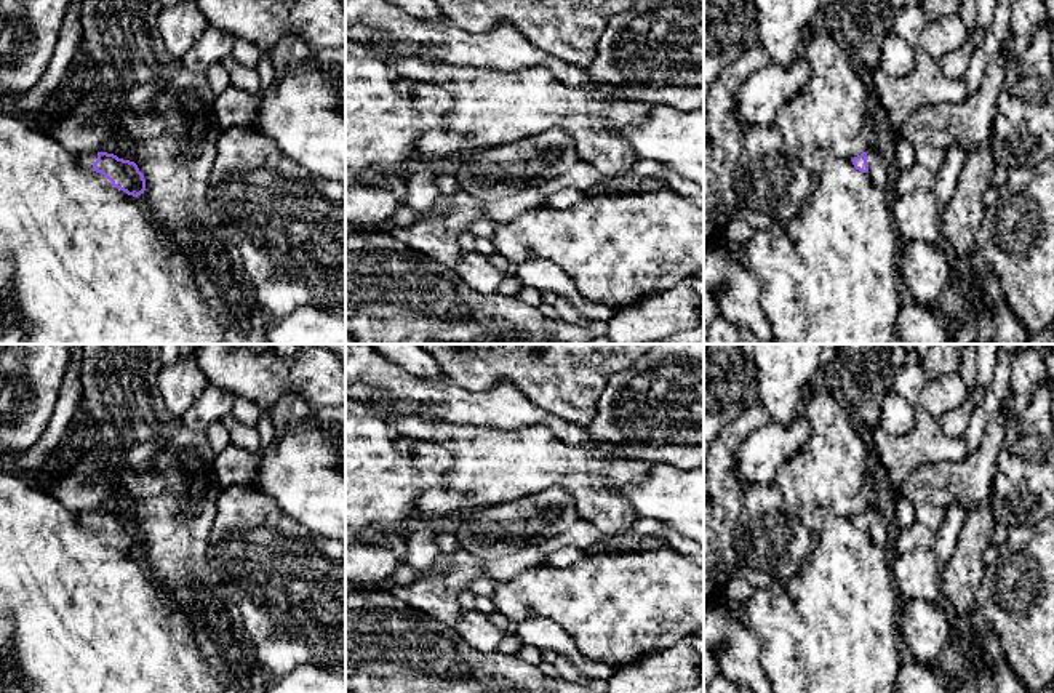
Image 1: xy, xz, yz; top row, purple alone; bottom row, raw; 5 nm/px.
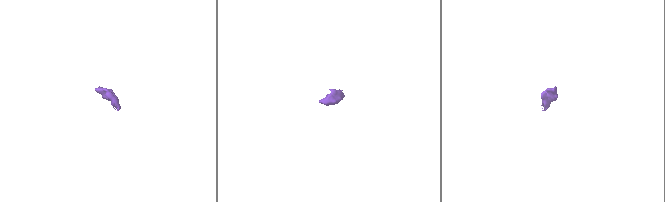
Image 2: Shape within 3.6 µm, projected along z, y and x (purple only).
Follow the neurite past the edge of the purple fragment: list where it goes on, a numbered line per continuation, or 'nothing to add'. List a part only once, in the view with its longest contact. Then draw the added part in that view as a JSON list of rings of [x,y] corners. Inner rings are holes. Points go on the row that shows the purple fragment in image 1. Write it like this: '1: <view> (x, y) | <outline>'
1: yz (880, 172) | [[[876,147],[867,150],[867,163],[868,163],[867,173],[872,178],[873,184],[884,189],[892,174],[891,163]]]

